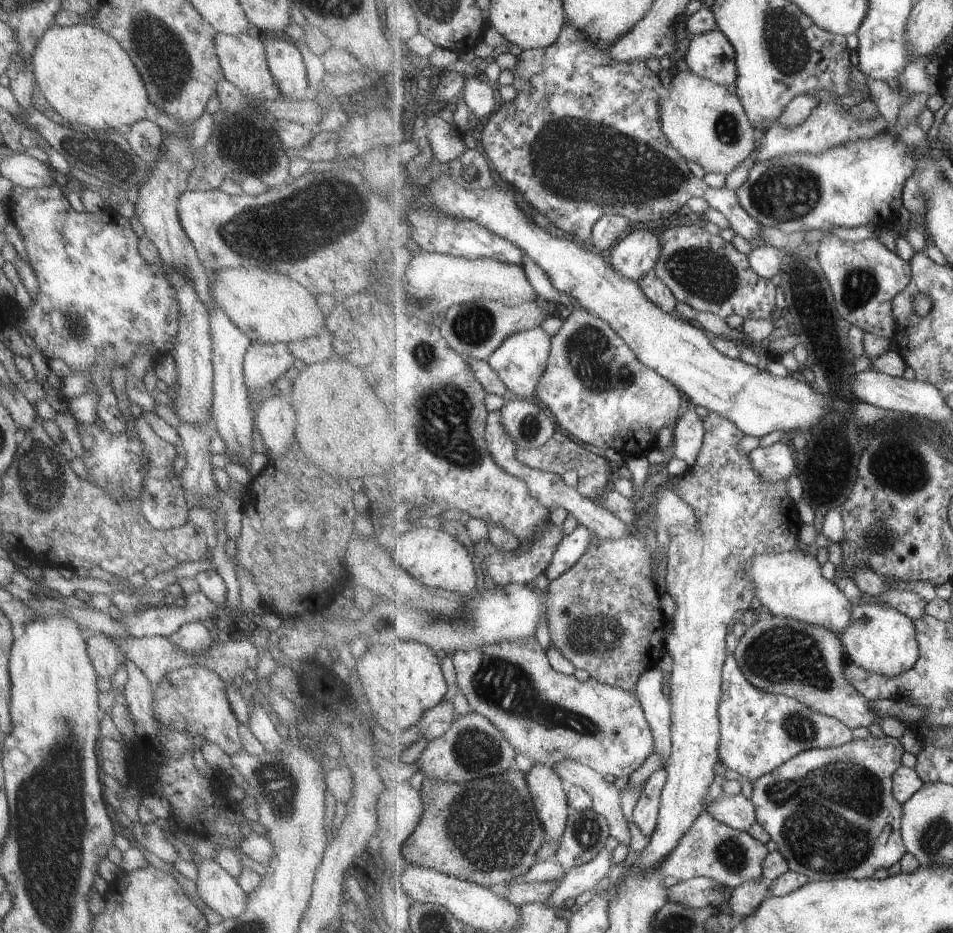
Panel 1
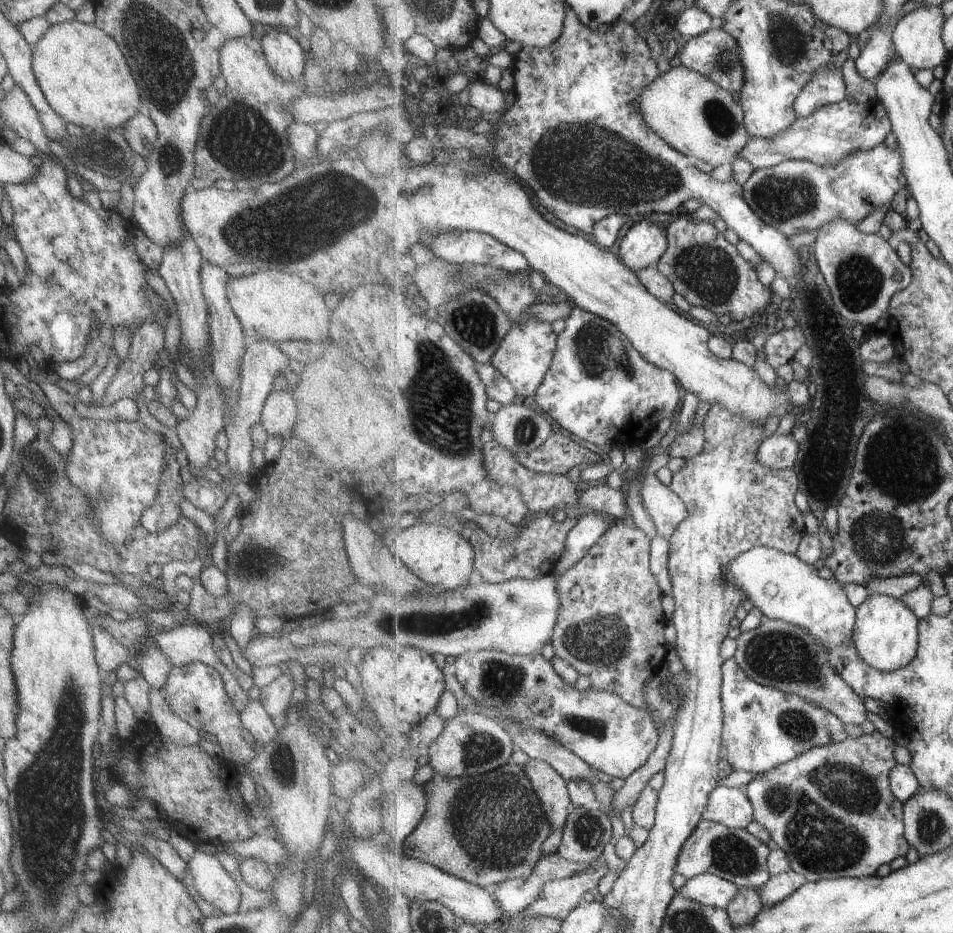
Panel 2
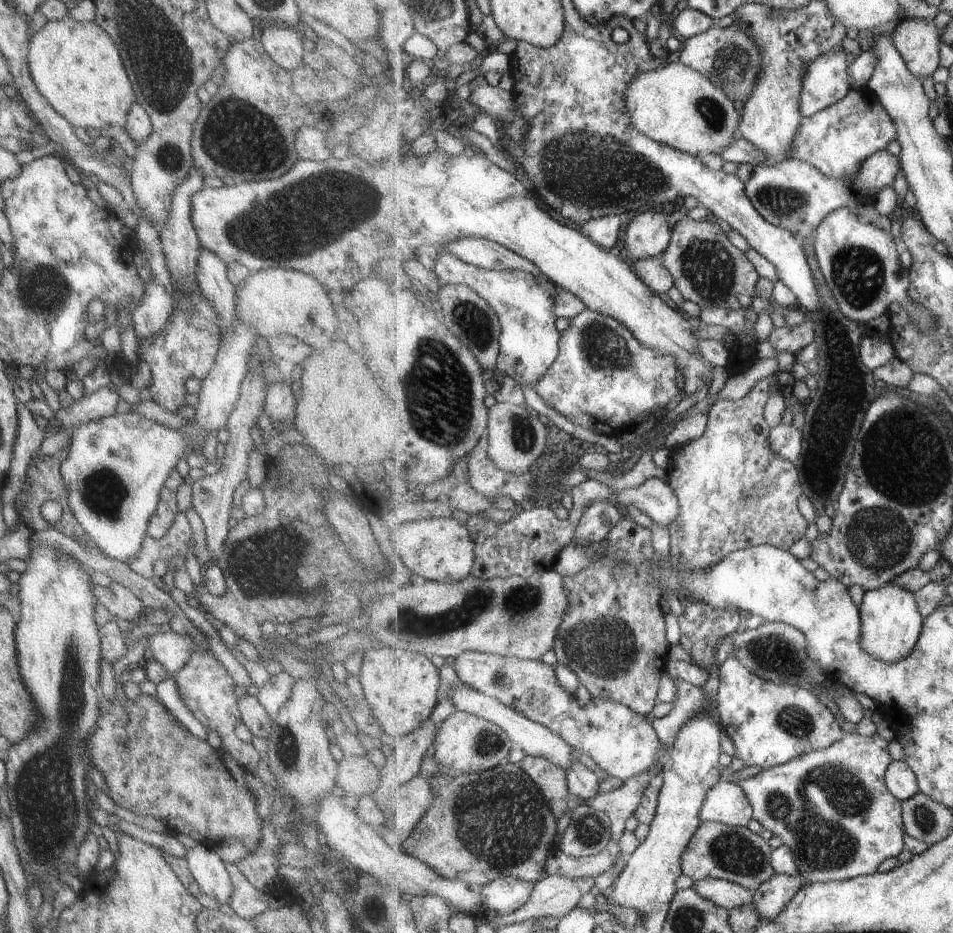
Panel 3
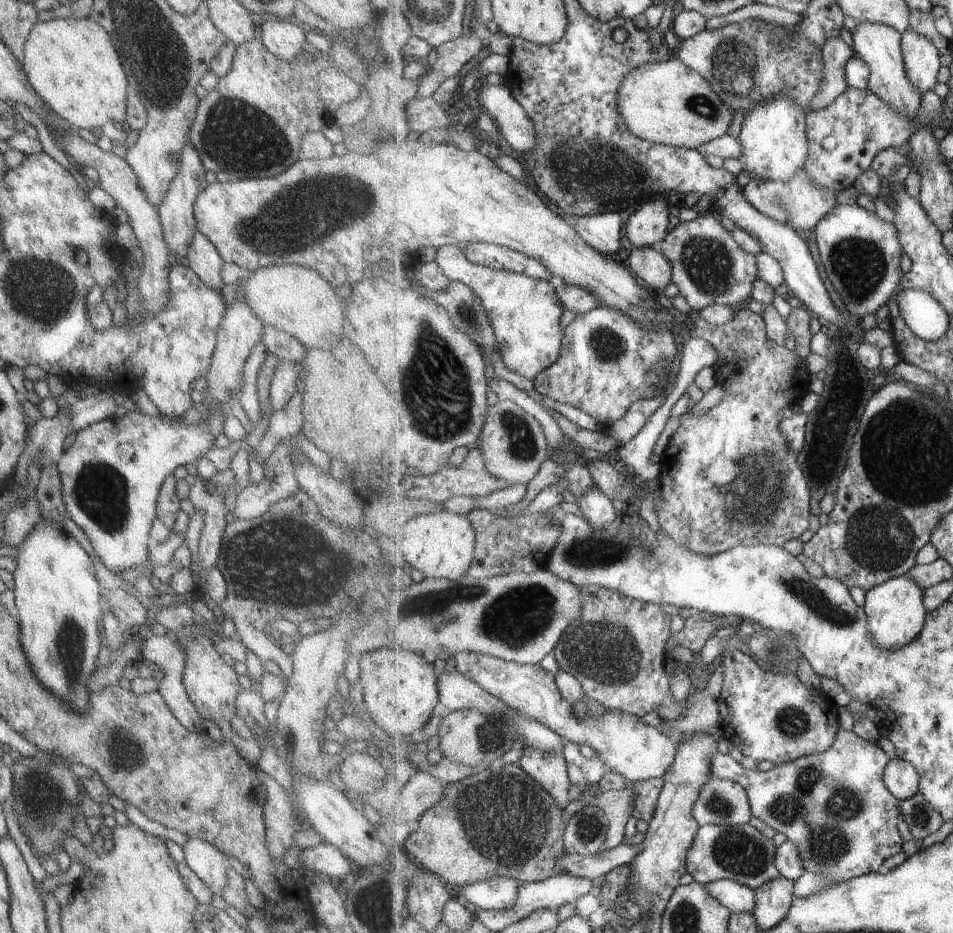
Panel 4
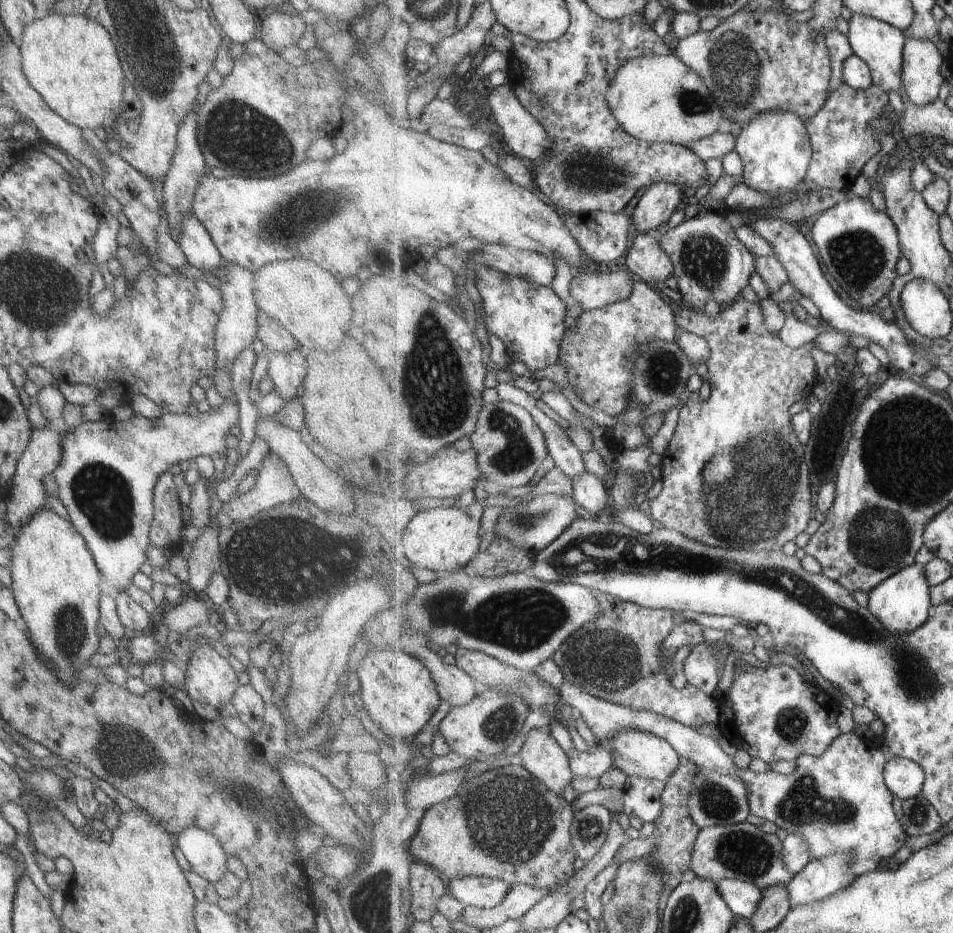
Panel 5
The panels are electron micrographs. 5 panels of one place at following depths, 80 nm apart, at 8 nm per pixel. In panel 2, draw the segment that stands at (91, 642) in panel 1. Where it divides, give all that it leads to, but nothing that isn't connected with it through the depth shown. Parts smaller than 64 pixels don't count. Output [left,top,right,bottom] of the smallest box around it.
[91,626,130,672]

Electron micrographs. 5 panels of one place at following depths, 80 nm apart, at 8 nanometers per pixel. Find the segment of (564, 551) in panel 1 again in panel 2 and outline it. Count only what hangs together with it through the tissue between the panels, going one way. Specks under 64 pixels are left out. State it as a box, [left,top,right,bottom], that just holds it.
[554,511,609,575]

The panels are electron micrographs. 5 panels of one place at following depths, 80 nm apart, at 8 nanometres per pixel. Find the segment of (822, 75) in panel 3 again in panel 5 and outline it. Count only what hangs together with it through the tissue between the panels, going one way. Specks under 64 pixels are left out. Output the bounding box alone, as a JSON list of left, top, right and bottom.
[826,29,854,93]

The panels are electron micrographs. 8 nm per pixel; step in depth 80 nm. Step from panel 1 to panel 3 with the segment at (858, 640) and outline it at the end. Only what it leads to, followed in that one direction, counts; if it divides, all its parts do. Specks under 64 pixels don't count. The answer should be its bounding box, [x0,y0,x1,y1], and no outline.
[860,582,925,664]

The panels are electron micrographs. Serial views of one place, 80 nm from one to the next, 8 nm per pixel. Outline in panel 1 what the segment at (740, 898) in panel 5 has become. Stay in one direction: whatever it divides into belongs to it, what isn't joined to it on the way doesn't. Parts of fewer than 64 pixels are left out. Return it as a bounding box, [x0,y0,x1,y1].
[668,877,731,909]

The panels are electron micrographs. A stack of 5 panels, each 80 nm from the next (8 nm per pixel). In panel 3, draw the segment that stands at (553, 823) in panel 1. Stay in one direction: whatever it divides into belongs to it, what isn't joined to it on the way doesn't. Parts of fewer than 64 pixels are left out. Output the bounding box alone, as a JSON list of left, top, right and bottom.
[519,754,571,818]

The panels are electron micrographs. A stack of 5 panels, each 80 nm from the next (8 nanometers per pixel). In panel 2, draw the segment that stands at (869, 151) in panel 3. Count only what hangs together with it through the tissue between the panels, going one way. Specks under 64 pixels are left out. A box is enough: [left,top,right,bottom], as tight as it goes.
[737,96,893,170]

